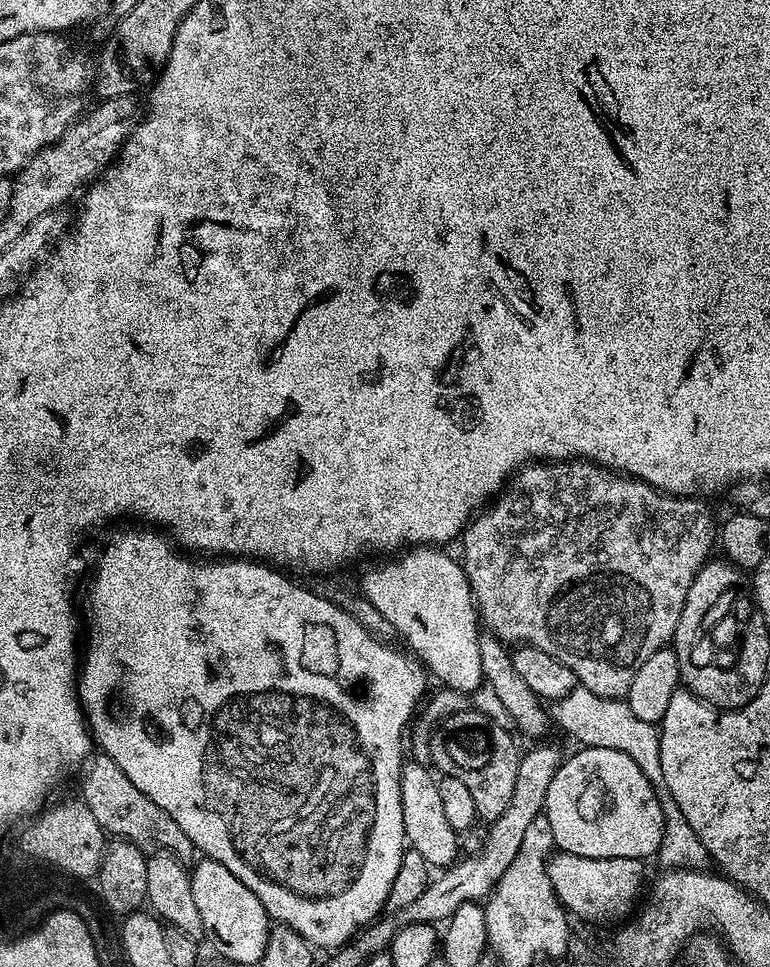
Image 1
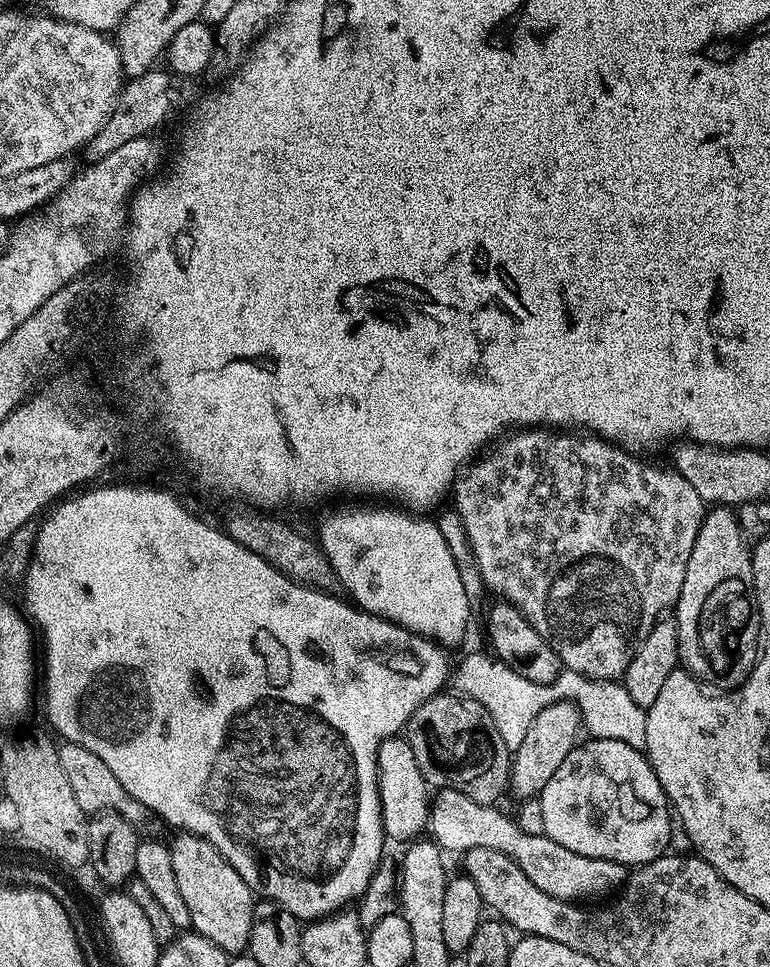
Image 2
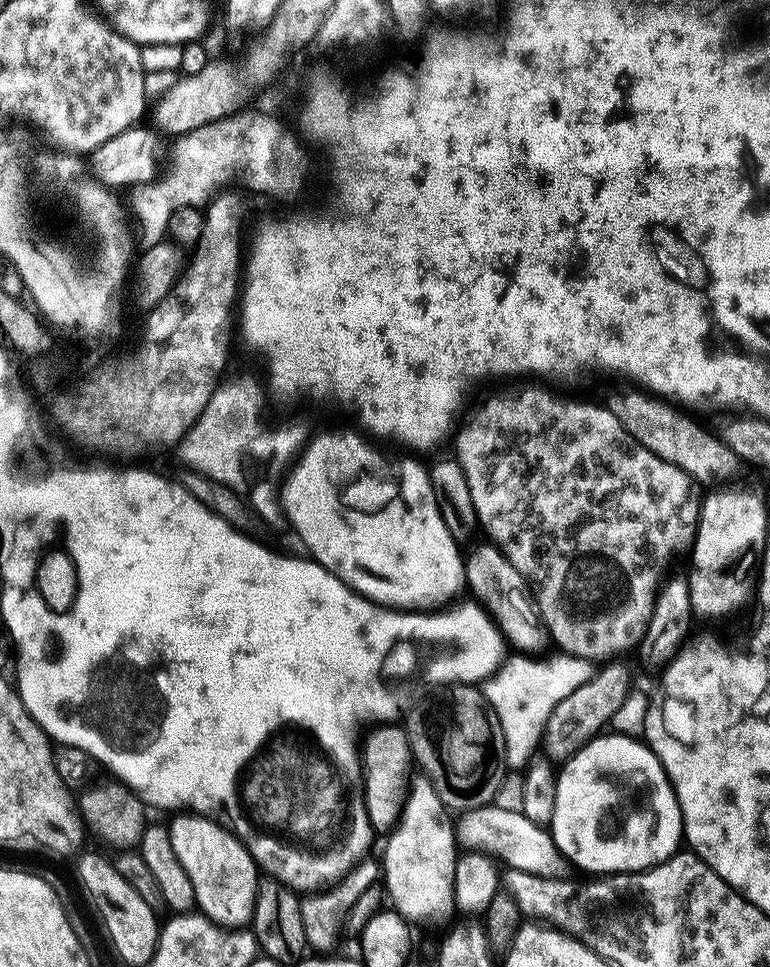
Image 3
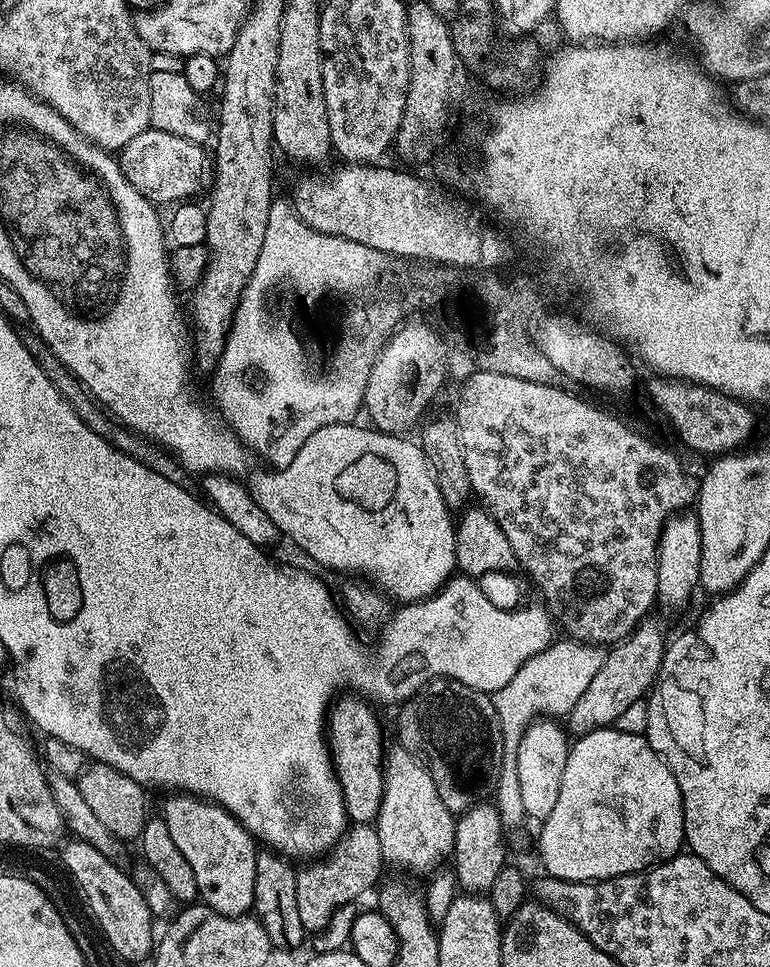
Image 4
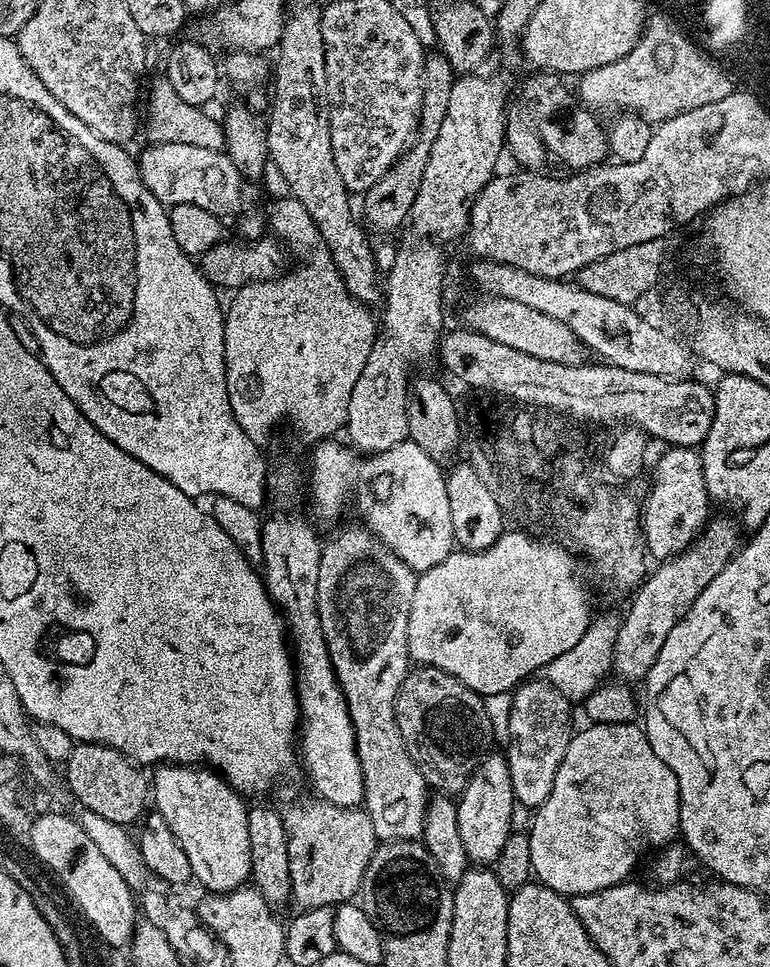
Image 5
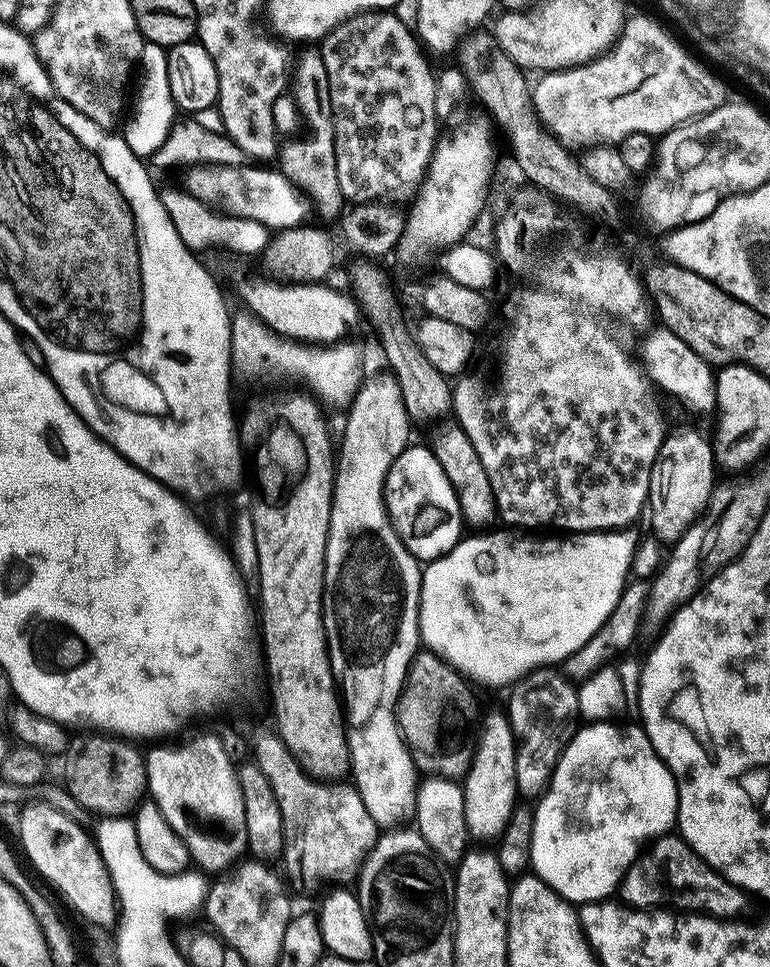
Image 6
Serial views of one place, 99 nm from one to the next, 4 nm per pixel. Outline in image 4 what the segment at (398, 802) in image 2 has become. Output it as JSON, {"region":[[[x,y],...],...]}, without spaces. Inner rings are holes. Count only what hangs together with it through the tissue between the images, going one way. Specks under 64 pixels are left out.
{"region":[[[352,694],[335,697],[326,717],[326,739],[332,758],[336,780],[344,795],[344,805],[352,824],[372,824],[380,812],[380,799],[384,793],[384,736],[376,716],[363,704],[363,699]]]}

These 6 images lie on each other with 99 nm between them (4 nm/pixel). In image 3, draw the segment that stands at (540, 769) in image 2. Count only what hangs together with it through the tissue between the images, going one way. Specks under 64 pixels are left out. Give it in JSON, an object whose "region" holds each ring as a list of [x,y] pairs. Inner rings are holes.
{"region":[[[608,662],[597,671],[585,684],[578,686],[574,694],[566,694],[558,706],[552,708],[550,718],[544,727],[542,752],[552,762],[563,762],[572,756],[584,744],[588,744],[601,735],[603,724],[607,725],[618,706],[628,696],[628,668],[624,662]]]}

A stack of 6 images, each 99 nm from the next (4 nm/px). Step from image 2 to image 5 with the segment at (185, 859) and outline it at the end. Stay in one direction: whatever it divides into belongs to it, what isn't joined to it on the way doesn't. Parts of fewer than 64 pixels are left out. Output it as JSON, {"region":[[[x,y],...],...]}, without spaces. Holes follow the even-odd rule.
{"region":[[[160,766],[155,772],[156,777],[153,775],[150,780],[154,789],[155,811],[162,814],[166,826],[170,826],[182,850],[186,850],[186,858],[190,858],[195,883],[198,882],[202,887],[208,888],[204,890],[212,894],[233,892],[235,888],[245,887],[252,874],[248,829],[249,805],[245,797],[231,788],[219,772],[207,766]]]}

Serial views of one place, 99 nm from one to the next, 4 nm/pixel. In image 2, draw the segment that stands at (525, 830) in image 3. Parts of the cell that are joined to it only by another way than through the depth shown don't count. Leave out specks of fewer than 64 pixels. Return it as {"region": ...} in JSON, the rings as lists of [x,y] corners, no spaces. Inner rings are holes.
{"region":[[[444,786],[437,792],[440,793],[437,796],[435,793],[430,800],[430,836],[445,853],[463,854],[475,848],[496,850],[509,856],[513,865],[525,872],[538,890],[573,902],[596,902],[599,896],[608,896],[616,891],[619,893],[629,879],[630,872],[625,865],[602,858],[586,858],[582,854],[574,854],[574,850],[566,850],[566,846],[546,835],[532,836],[529,832],[523,832],[513,817],[511,820],[495,812],[495,807],[474,802],[474,798],[462,794],[457,788]]]}

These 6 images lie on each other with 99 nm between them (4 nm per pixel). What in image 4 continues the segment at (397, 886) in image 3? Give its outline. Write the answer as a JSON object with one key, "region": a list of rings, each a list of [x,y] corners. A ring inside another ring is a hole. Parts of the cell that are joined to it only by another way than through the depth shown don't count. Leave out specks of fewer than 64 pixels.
{"region":[[[396,746],[393,752],[391,749],[384,758],[384,793],[380,799],[380,812],[374,821],[385,861],[389,865],[397,864],[400,868],[409,868],[412,872],[431,873],[437,866],[445,863],[446,857],[452,851],[456,822],[457,817],[444,805],[442,798],[438,798],[434,778],[430,778],[423,763],[403,746]]]}

